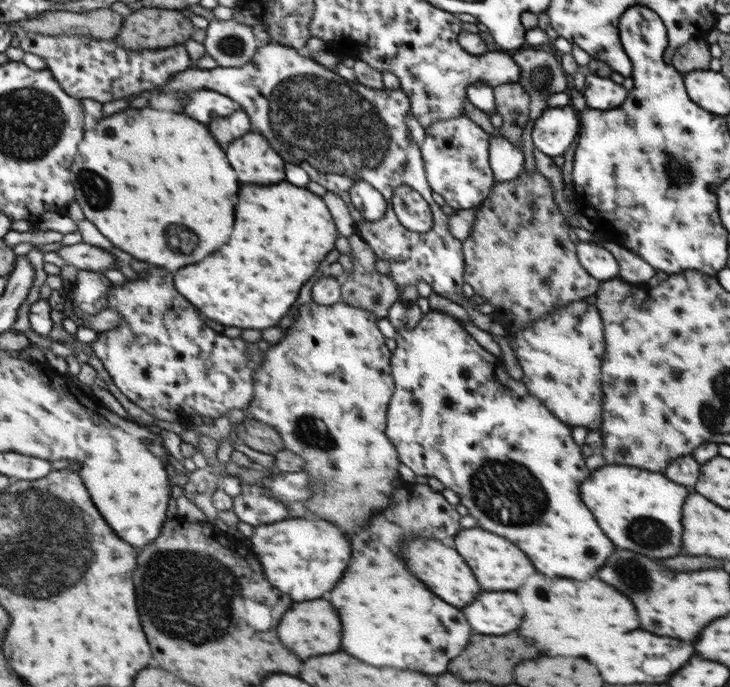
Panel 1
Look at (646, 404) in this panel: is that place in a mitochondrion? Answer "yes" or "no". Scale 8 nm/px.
no

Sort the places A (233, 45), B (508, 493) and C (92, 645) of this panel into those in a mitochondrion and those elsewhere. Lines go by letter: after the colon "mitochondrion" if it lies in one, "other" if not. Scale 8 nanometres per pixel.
A: mitochondrion
B: mitochondrion
C: other

